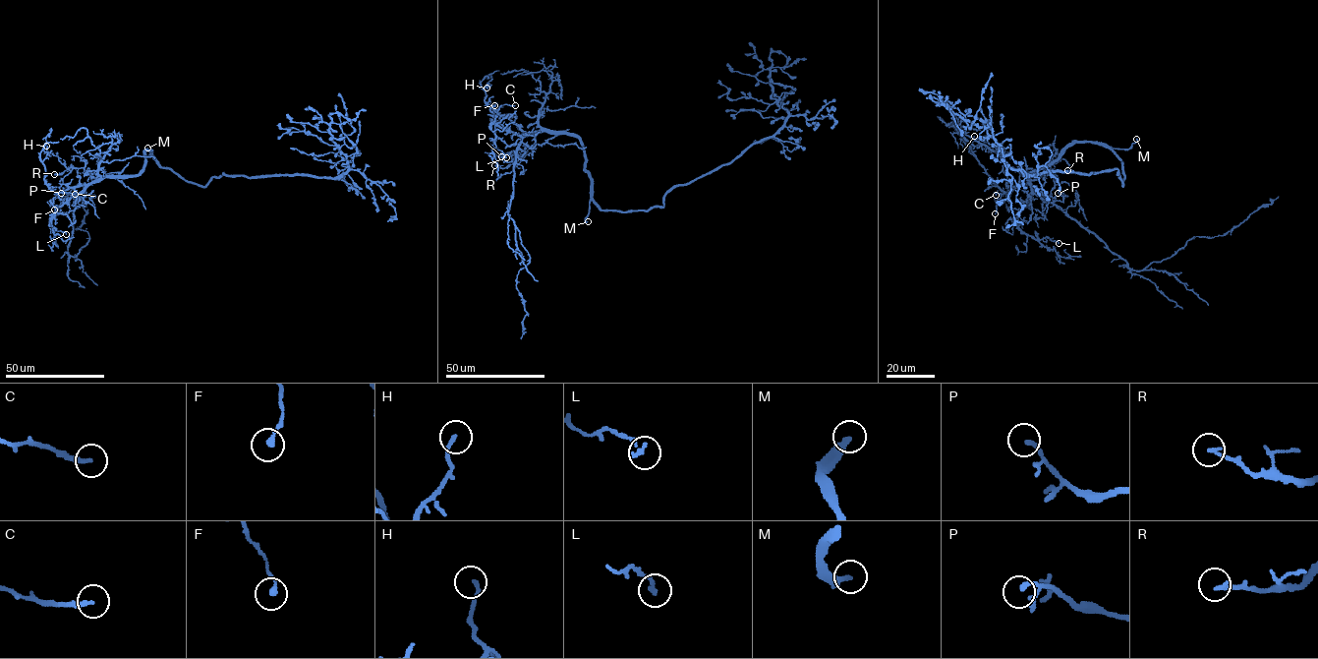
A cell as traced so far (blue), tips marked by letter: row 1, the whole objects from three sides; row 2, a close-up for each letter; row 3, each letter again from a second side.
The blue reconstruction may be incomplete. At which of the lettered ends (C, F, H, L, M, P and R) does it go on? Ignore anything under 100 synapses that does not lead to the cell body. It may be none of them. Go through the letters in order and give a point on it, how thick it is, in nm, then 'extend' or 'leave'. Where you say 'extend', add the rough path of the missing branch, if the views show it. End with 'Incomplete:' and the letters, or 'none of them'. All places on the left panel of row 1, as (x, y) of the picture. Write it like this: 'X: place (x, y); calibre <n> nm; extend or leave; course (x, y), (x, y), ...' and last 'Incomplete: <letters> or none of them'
C: place (75, 194); calibre 240 nm; leave
F: place (54, 209); calibre 200 nm; leave
H: place (46, 146); calibre 170 nm; leave
L: place (66, 234); calibre 190 nm; leave
M: place (147, 148); calibre 280 nm; extend; course (147, 148), (149, 140), (120, 106), (124, 92), (133, 91), (132, 100), (136, 105), (140, 99)
P: place (61, 193); calibre 200 nm; leave
R: place (54, 174); calibre 180 nm; leave
Incomplete: M

